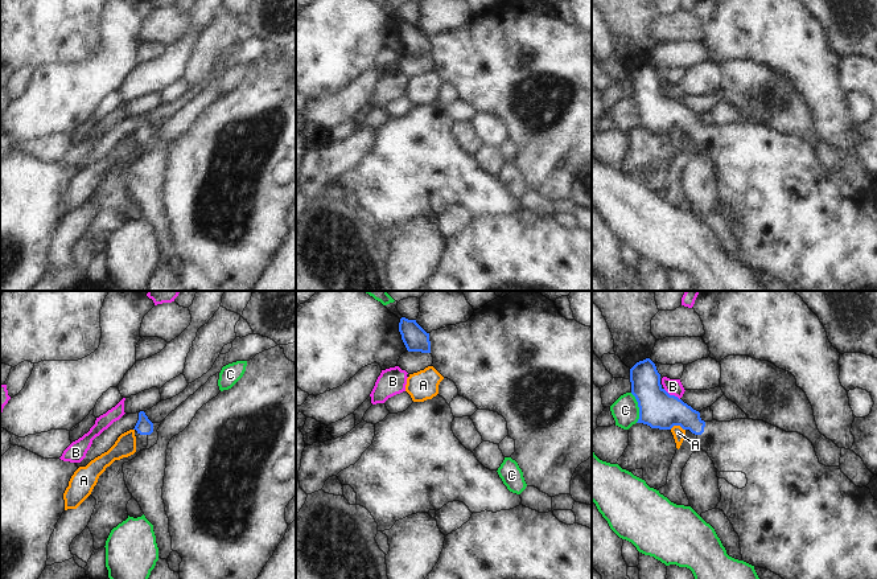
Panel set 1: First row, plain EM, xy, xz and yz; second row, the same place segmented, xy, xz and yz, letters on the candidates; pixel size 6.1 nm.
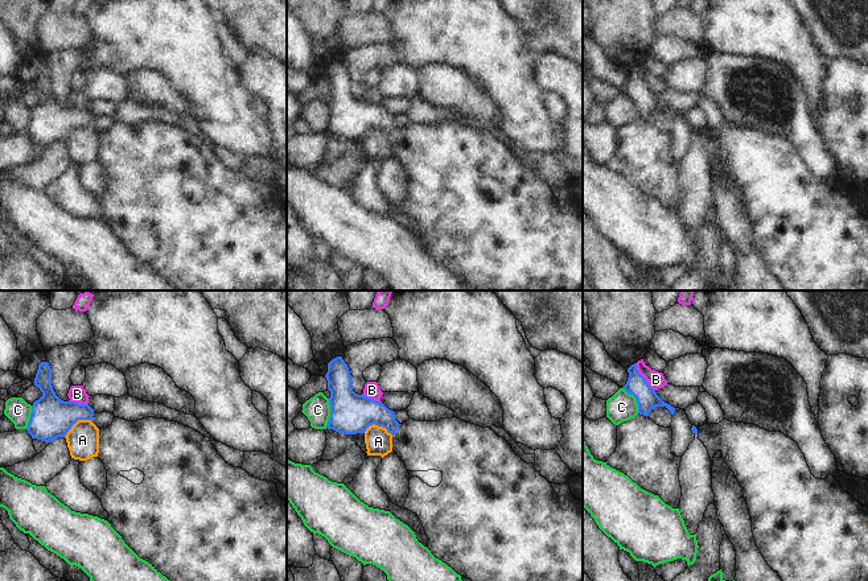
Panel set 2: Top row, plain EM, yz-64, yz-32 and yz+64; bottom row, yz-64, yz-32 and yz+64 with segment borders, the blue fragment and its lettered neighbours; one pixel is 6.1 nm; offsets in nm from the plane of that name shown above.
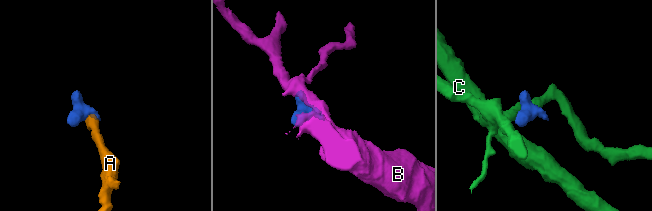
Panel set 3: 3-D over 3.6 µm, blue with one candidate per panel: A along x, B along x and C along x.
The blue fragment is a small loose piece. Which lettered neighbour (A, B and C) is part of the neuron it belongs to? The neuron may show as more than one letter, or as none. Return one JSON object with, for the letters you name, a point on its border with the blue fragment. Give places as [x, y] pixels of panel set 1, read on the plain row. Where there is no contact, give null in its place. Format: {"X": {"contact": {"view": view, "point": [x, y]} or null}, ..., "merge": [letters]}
{"merge": []}

